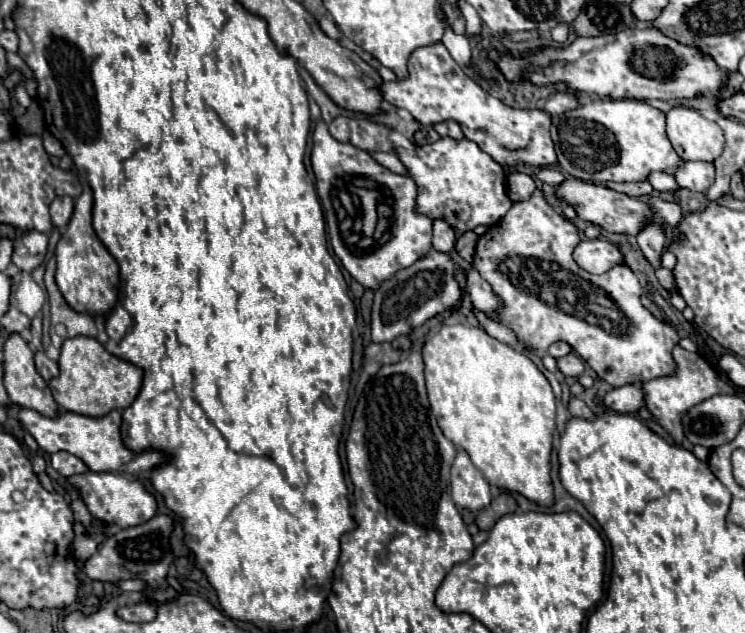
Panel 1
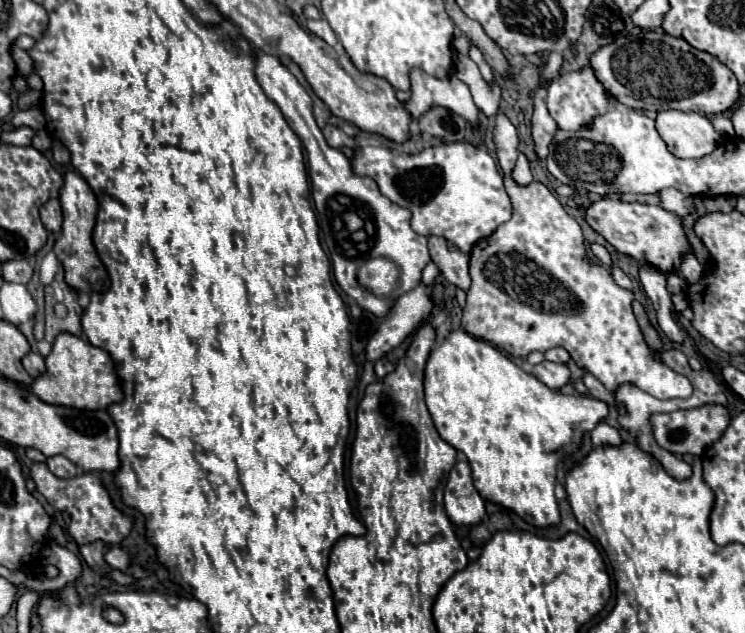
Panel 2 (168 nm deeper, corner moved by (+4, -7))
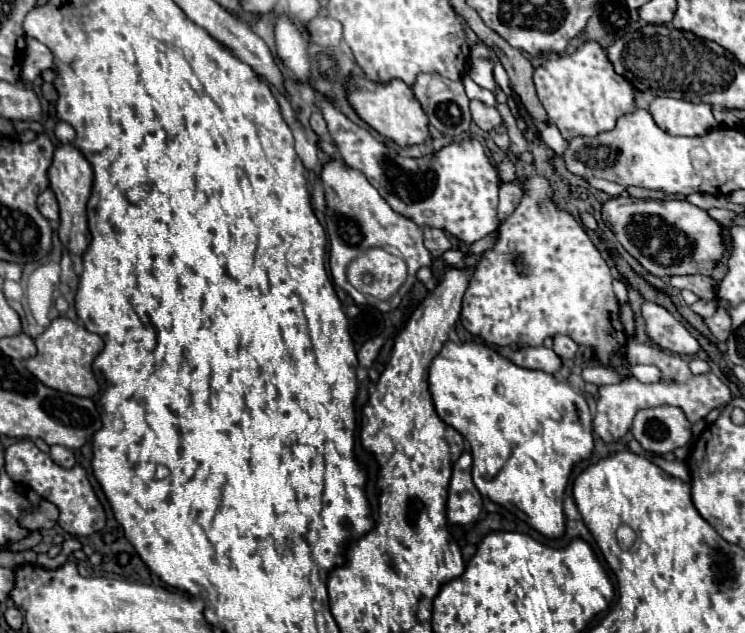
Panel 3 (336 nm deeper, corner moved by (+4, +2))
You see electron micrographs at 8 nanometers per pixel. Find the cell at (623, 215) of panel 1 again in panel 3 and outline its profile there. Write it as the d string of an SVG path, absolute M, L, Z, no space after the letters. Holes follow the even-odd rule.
M615 197L603 205L603 221L613 229L619 243L651 273L657 277L673 277L673 275L707 275L717 261L725 253L723 245L723 225L709 217L709 213L701 207L695 207L687 199L671 199L671 201L651 201L651 199L631 199L631 197Z

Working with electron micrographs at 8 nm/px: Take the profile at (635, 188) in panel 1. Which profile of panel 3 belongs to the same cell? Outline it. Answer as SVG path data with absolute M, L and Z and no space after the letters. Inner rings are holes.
M629 187L627 193L631 197L639 197L639 199L671 199L671 195L667 195L663 191L649 191L649 189L641 189L641 187Z

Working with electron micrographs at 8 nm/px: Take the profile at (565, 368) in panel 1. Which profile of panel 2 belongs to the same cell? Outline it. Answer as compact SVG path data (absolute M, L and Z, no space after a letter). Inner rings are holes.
M547 360L535 366L535 374L541 382L545 382L553 390L563 388L571 376L567 364L555 364L555 362L547 362Z

